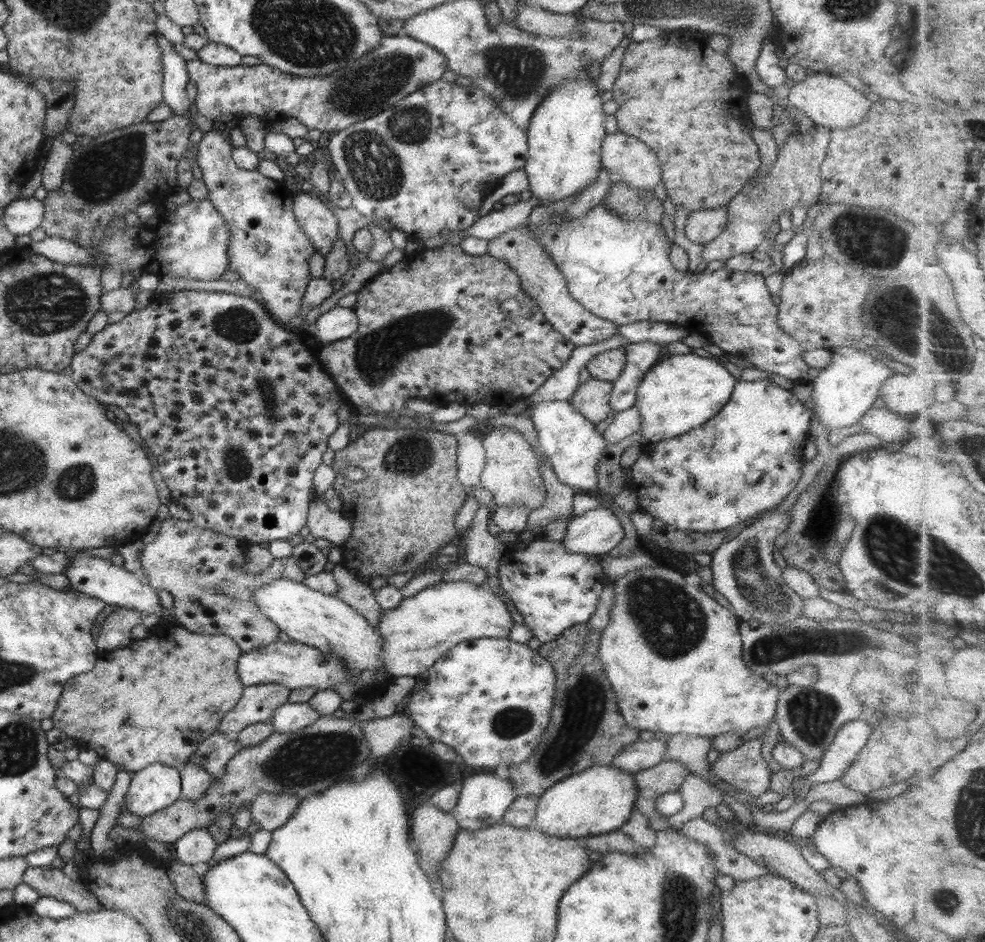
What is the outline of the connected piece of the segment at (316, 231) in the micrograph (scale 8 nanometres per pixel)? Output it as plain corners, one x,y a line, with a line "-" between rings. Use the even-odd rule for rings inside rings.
307,193
295,194
292,198
292,213
313,248
325,257
332,242
339,237
337,221
332,214
332,206
324,205
318,198

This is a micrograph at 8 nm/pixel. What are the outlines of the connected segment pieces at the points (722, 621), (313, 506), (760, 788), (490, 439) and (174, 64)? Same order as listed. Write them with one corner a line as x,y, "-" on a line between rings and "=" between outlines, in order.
655,566
643,567
629,571
622,577
613,582
614,586
614,603
610,612
610,619
607,626
600,631
600,642
598,657
605,671
608,673
612,691
614,692
617,708
623,720
633,728
639,730
649,730
649,732
663,732
667,735
685,733
695,736
714,737
724,732
747,733
750,728
763,728
769,724
776,711
776,702
780,693
774,685
763,681
762,676
749,671
744,665
741,657
741,639
738,624
741,621
735,614
728,609
721,607
713,597
709,597
700,588
690,586
685,583
683,576
667,567
659,568
=
315,498
309,504
306,526
311,536
322,538
336,546
341,545
350,533
350,522
345,520
339,511
328,510
320,498
=
761,738
746,740
739,748
720,753
716,760
710,763
709,773
730,786
736,787
738,790
749,792
753,796
759,796
765,793
769,786
769,776
772,772
767,764
761,758
=
498,427
489,432
482,441
485,464
480,484
488,490
496,506
523,506
527,512
537,510
545,502
544,485
538,471
539,460
524,437
511,428
=
161,35
157,37
157,44
162,50
162,103
169,108
173,115
186,116
189,100
185,93
185,84
188,81
185,61
173,51
171,43

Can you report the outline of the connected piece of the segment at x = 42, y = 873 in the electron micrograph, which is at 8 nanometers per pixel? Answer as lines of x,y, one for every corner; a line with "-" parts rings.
29,867
21,883
31,886
38,897
50,897
66,902
77,913
100,910
101,904
80,883
69,880
62,870
49,867

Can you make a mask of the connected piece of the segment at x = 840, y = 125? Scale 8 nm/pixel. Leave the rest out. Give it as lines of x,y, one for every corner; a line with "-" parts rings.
813,73
788,88
786,104
795,108
801,115
809,117
815,124
826,129
844,129
854,127
861,122
868,111
869,99
858,90
849,86
841,77
827,73

